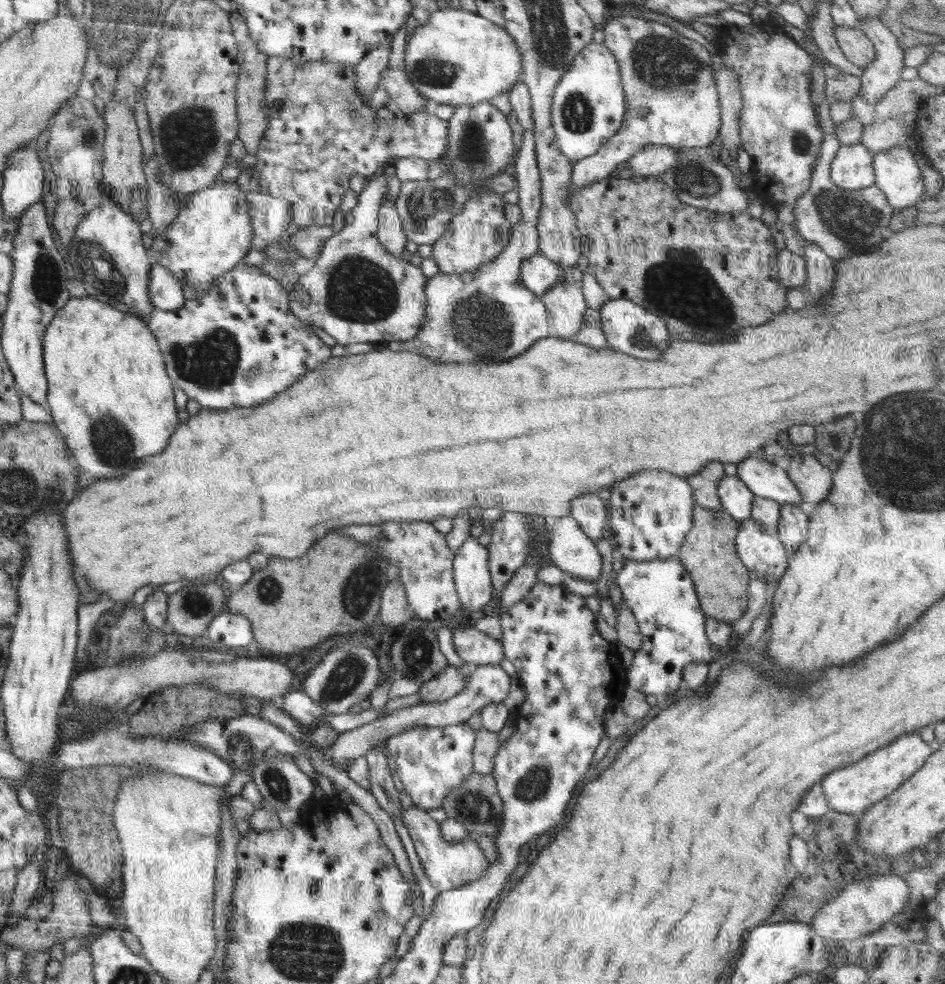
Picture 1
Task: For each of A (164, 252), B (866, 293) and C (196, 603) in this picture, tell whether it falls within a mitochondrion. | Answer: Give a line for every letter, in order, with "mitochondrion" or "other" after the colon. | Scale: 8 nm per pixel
A: other
B: other
C: mitochondrion

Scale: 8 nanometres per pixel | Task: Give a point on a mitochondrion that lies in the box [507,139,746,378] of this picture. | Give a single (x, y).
(681, 290)

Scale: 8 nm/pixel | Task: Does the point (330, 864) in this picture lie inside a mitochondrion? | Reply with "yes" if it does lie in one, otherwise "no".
no

